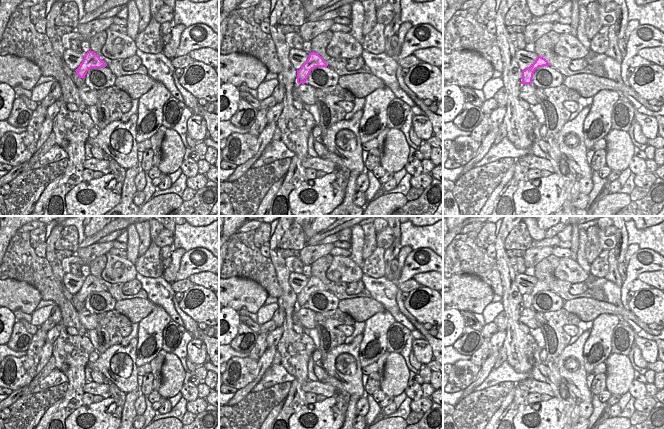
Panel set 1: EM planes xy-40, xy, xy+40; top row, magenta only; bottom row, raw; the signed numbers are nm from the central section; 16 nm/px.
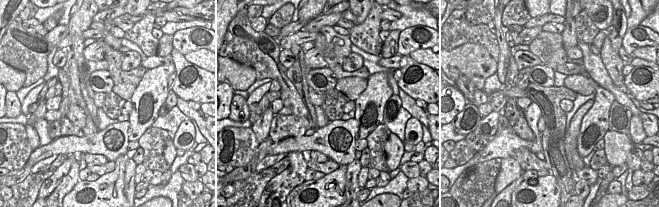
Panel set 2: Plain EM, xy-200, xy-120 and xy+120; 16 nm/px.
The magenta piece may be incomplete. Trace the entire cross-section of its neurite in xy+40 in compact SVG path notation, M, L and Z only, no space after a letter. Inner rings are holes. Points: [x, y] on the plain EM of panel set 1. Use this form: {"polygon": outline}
{"polygon": "M538 280L533 288L531 288L529 291L522 295L521 308L531 308L535 294L543 290L550 290L550 288L545 282Z"}

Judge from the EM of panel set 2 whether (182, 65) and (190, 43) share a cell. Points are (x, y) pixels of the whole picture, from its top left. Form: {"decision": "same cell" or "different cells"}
{"decision": "different cells"}

